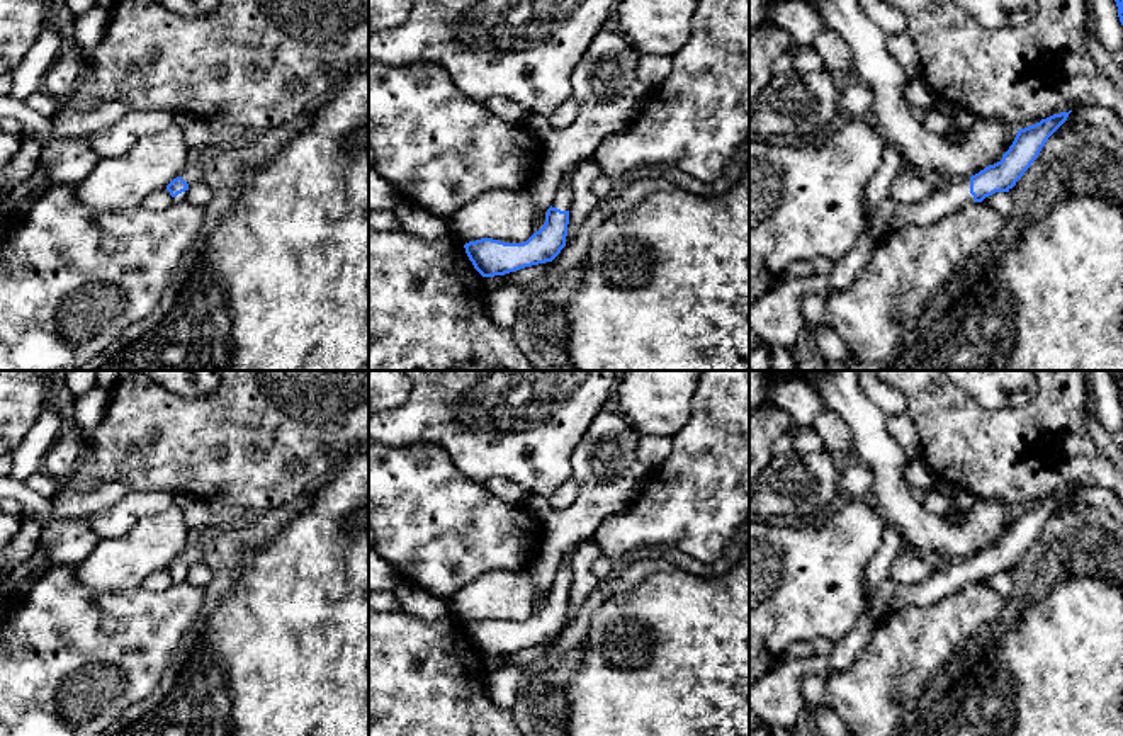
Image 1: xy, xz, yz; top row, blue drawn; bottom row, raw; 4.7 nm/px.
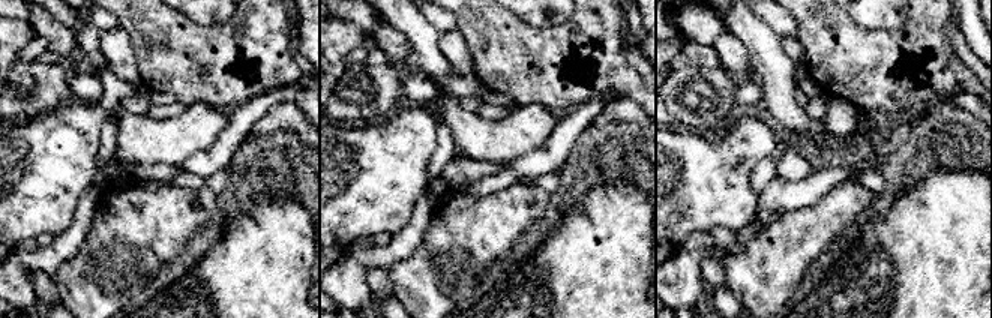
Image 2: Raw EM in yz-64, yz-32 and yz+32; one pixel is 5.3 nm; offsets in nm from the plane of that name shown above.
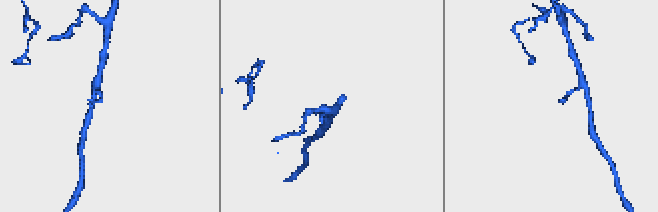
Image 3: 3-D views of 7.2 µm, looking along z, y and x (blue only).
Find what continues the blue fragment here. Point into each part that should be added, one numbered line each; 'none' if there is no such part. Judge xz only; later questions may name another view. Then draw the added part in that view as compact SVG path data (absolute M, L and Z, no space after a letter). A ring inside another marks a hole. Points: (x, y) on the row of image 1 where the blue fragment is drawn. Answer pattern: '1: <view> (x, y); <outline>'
1: xz (563, 198); M569 170L567 173L564 173L550 206L561 211L569 211L571 202L573 202L573 175Z

